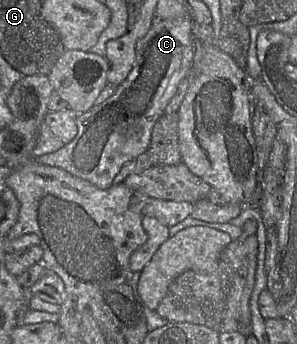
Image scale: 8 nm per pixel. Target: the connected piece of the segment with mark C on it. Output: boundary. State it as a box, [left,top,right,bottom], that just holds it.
[36,17,194,189]

